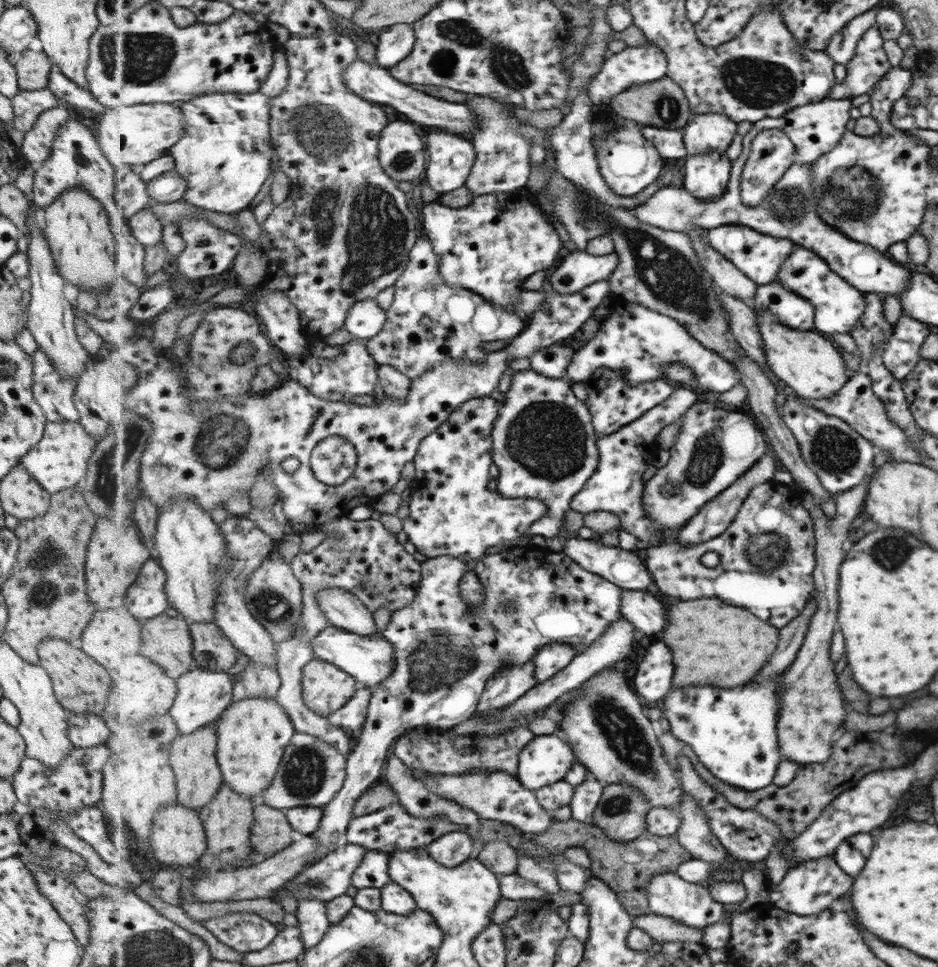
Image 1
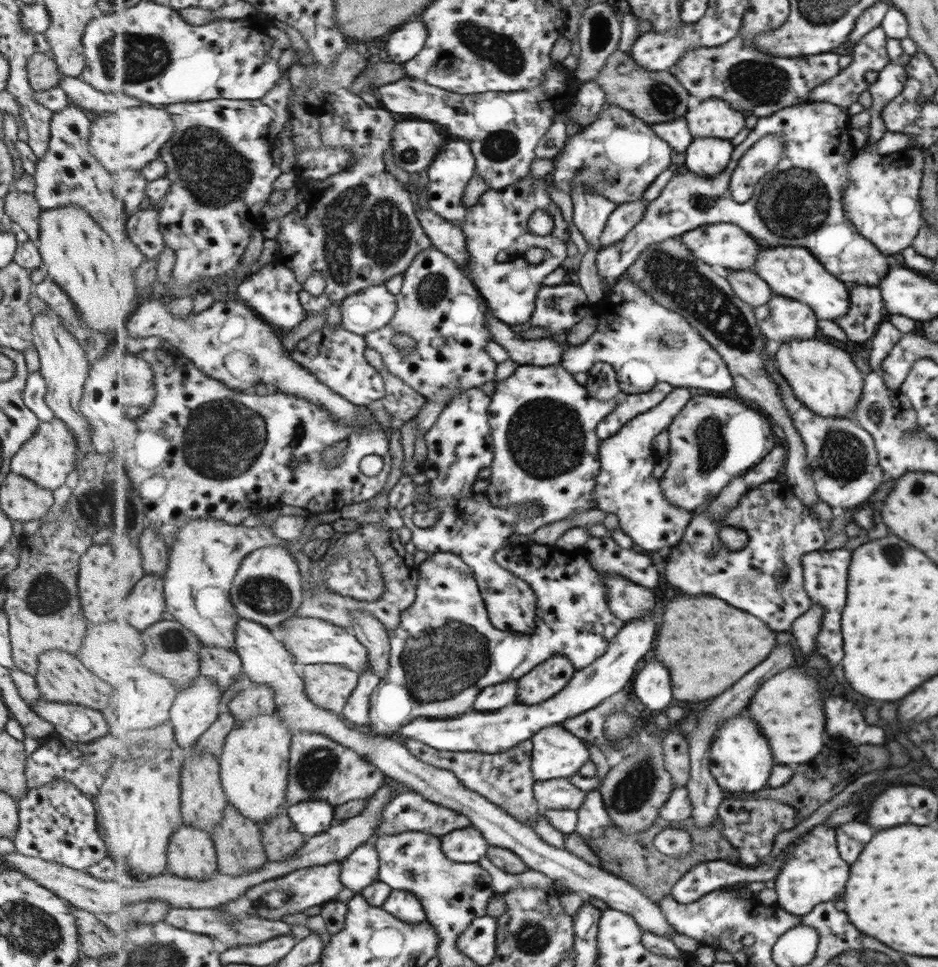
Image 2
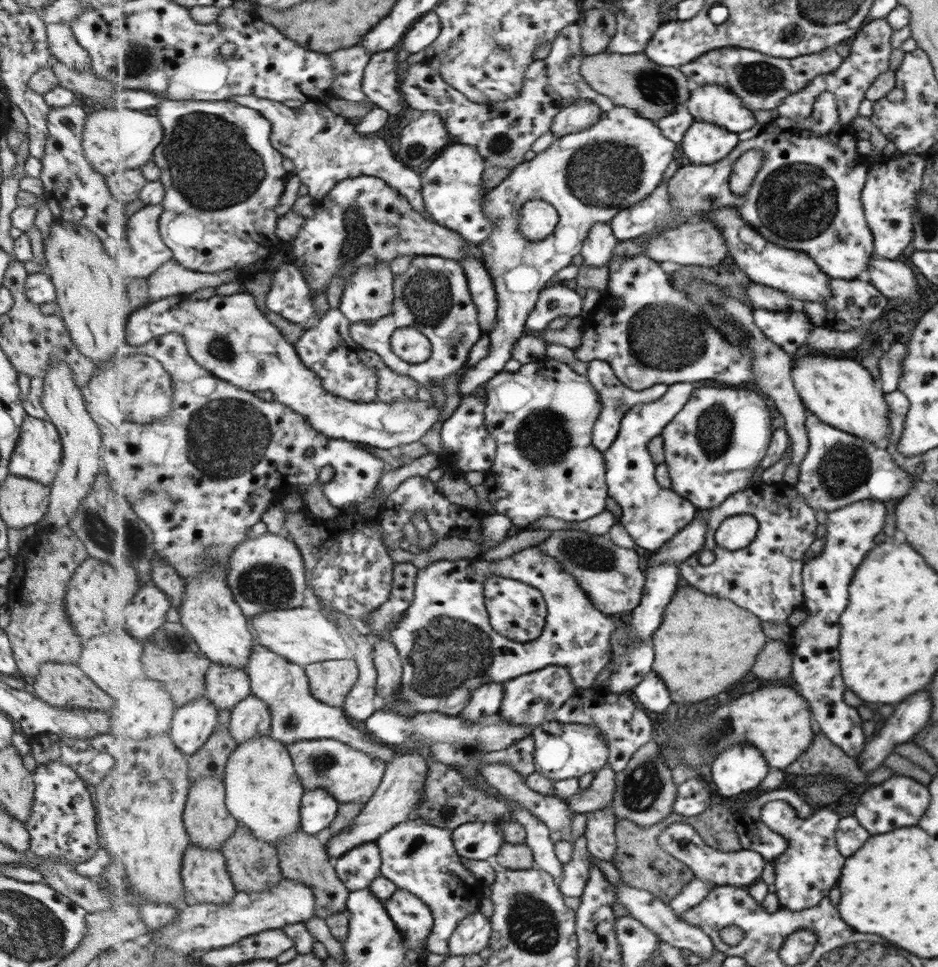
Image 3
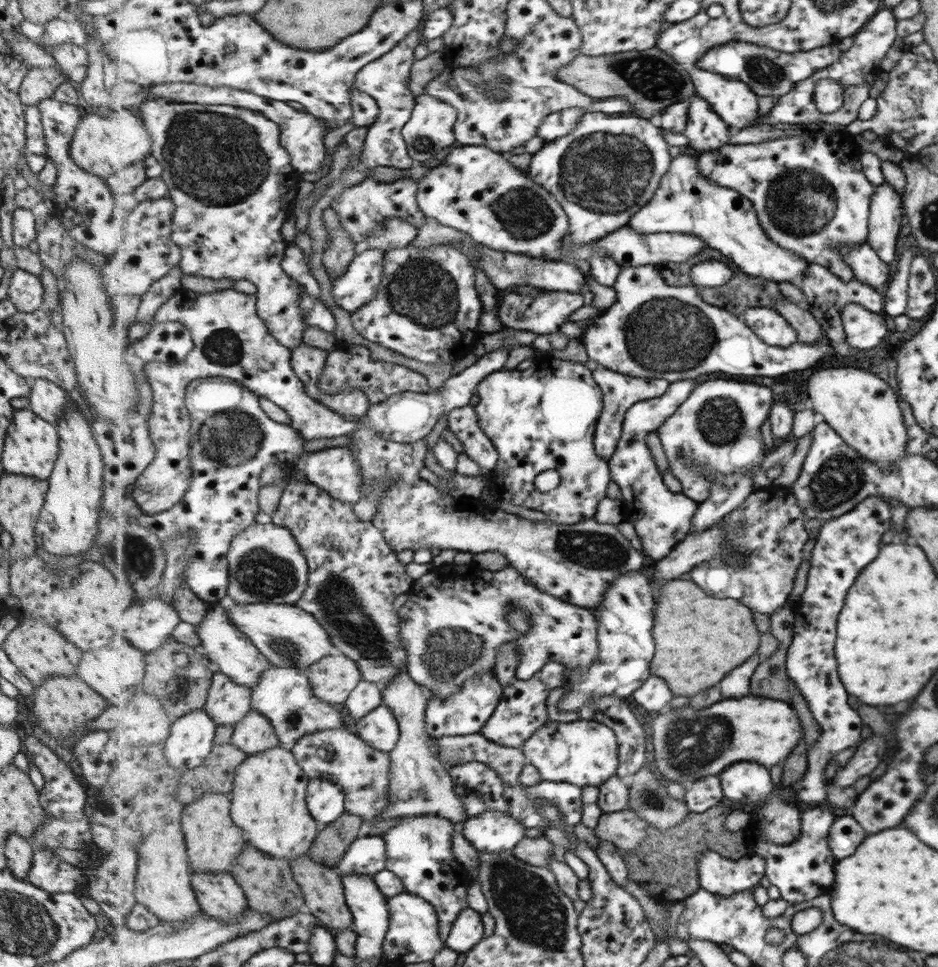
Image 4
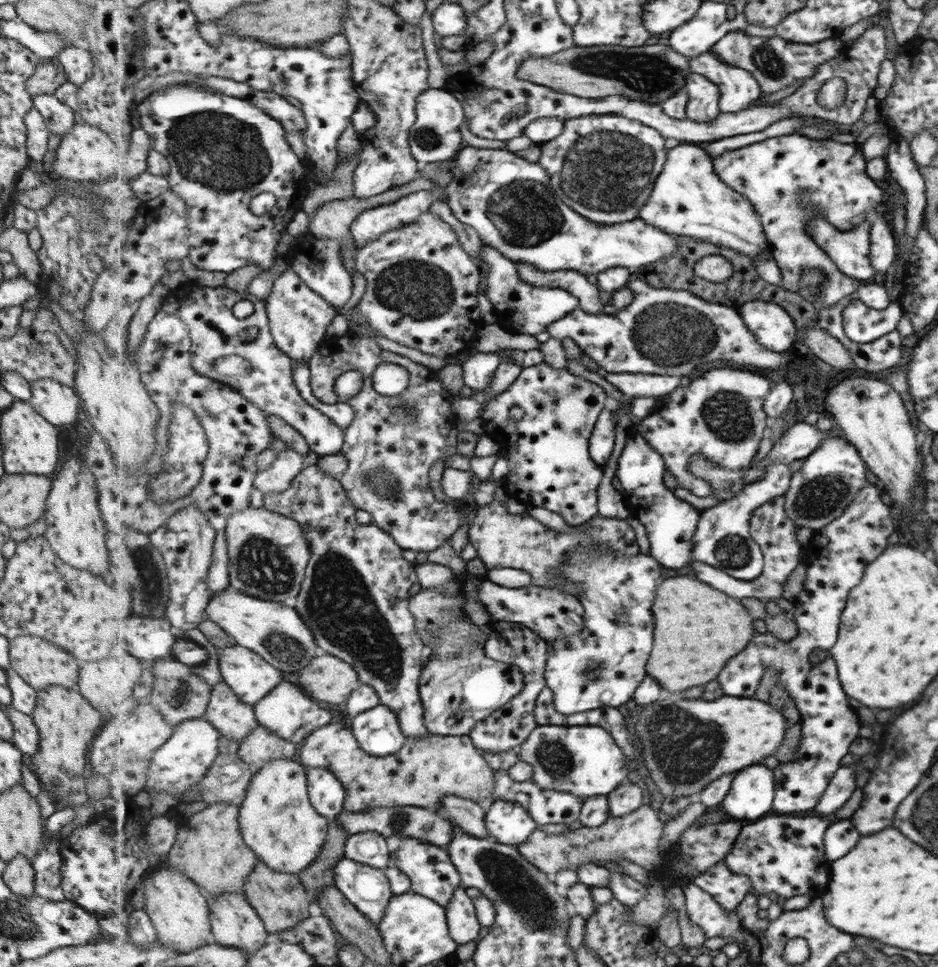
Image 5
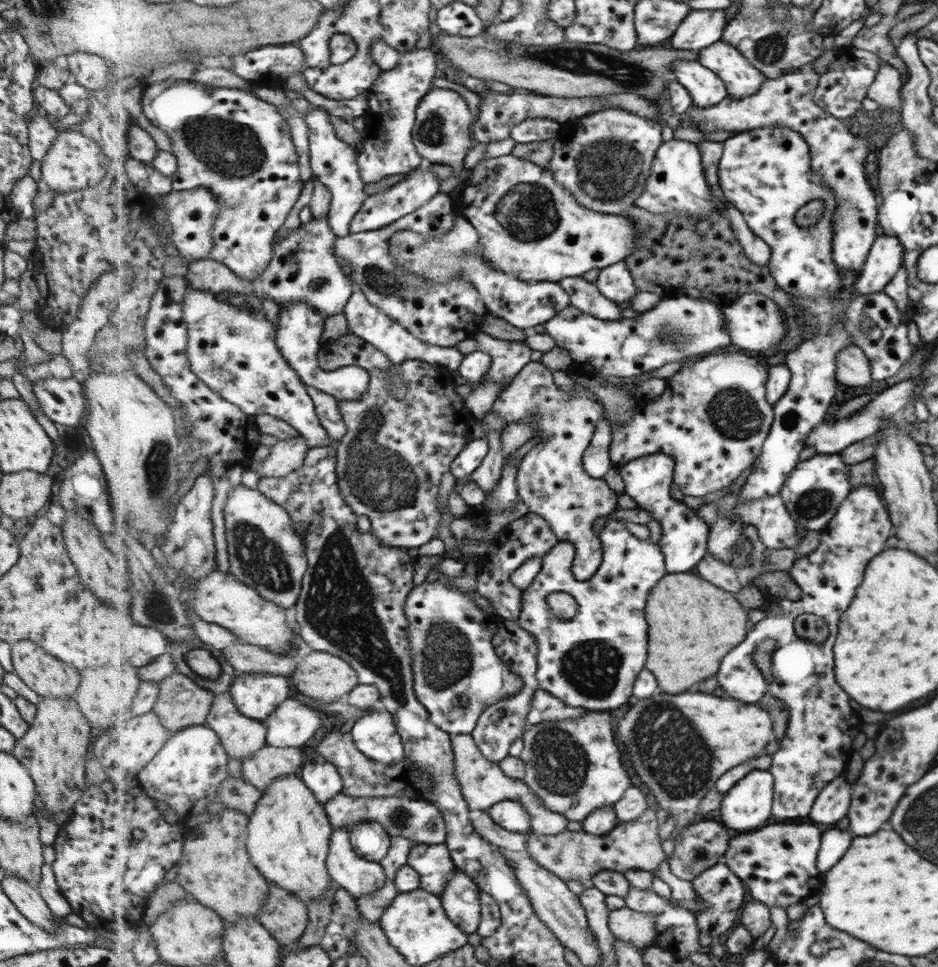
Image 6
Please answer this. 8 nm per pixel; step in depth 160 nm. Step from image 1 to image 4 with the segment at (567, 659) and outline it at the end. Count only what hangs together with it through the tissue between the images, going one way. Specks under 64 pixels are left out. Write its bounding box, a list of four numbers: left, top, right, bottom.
[481,642,566,748]

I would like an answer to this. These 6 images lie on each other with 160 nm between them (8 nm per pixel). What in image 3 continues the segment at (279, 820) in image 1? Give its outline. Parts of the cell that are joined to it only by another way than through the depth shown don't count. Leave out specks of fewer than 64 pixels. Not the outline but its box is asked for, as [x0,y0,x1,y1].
[274,829,351,919]

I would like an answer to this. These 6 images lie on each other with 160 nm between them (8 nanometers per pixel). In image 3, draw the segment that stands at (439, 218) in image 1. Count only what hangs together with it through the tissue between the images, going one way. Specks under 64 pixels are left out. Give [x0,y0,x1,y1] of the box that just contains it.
[458,108,677,400]

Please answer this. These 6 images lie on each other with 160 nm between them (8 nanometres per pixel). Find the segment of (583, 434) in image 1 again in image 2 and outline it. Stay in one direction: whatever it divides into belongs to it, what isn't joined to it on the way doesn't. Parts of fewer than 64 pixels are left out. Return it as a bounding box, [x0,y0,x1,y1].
[485,363,618,537]

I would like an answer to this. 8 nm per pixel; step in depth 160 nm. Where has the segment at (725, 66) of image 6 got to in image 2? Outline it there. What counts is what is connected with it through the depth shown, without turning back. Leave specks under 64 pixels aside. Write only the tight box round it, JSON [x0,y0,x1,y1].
[685,98,747,140]

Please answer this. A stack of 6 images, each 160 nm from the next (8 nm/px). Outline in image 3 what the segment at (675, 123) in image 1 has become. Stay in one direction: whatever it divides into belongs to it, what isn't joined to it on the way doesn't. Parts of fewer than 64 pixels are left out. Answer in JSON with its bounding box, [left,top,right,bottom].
[579,51,693,122]

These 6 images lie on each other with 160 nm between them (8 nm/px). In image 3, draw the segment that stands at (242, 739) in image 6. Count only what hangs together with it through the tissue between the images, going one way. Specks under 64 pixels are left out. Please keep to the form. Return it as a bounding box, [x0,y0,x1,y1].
[206,661,252,712]

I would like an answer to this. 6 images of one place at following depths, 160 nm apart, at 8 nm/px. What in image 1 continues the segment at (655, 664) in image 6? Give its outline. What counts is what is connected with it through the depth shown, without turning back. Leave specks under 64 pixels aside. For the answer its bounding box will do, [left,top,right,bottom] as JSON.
[665,600,779,688]

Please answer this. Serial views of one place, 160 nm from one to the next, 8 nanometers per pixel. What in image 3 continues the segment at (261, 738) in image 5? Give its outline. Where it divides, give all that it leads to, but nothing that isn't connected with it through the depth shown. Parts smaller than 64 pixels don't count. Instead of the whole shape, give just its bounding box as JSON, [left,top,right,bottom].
[230,694,272,743]

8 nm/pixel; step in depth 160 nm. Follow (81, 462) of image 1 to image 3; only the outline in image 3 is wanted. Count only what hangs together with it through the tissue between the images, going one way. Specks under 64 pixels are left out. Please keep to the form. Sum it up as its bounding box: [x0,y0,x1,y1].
[8,415,61,485]

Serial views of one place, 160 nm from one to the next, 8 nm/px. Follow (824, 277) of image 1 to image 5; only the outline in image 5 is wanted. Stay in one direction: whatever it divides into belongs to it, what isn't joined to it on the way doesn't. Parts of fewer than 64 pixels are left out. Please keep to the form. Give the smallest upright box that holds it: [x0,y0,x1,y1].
[640,143,772,261]

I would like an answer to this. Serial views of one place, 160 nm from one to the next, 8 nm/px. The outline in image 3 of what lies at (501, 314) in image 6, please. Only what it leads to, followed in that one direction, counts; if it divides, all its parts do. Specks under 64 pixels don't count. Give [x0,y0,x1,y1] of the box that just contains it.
[527,285,584,330]

